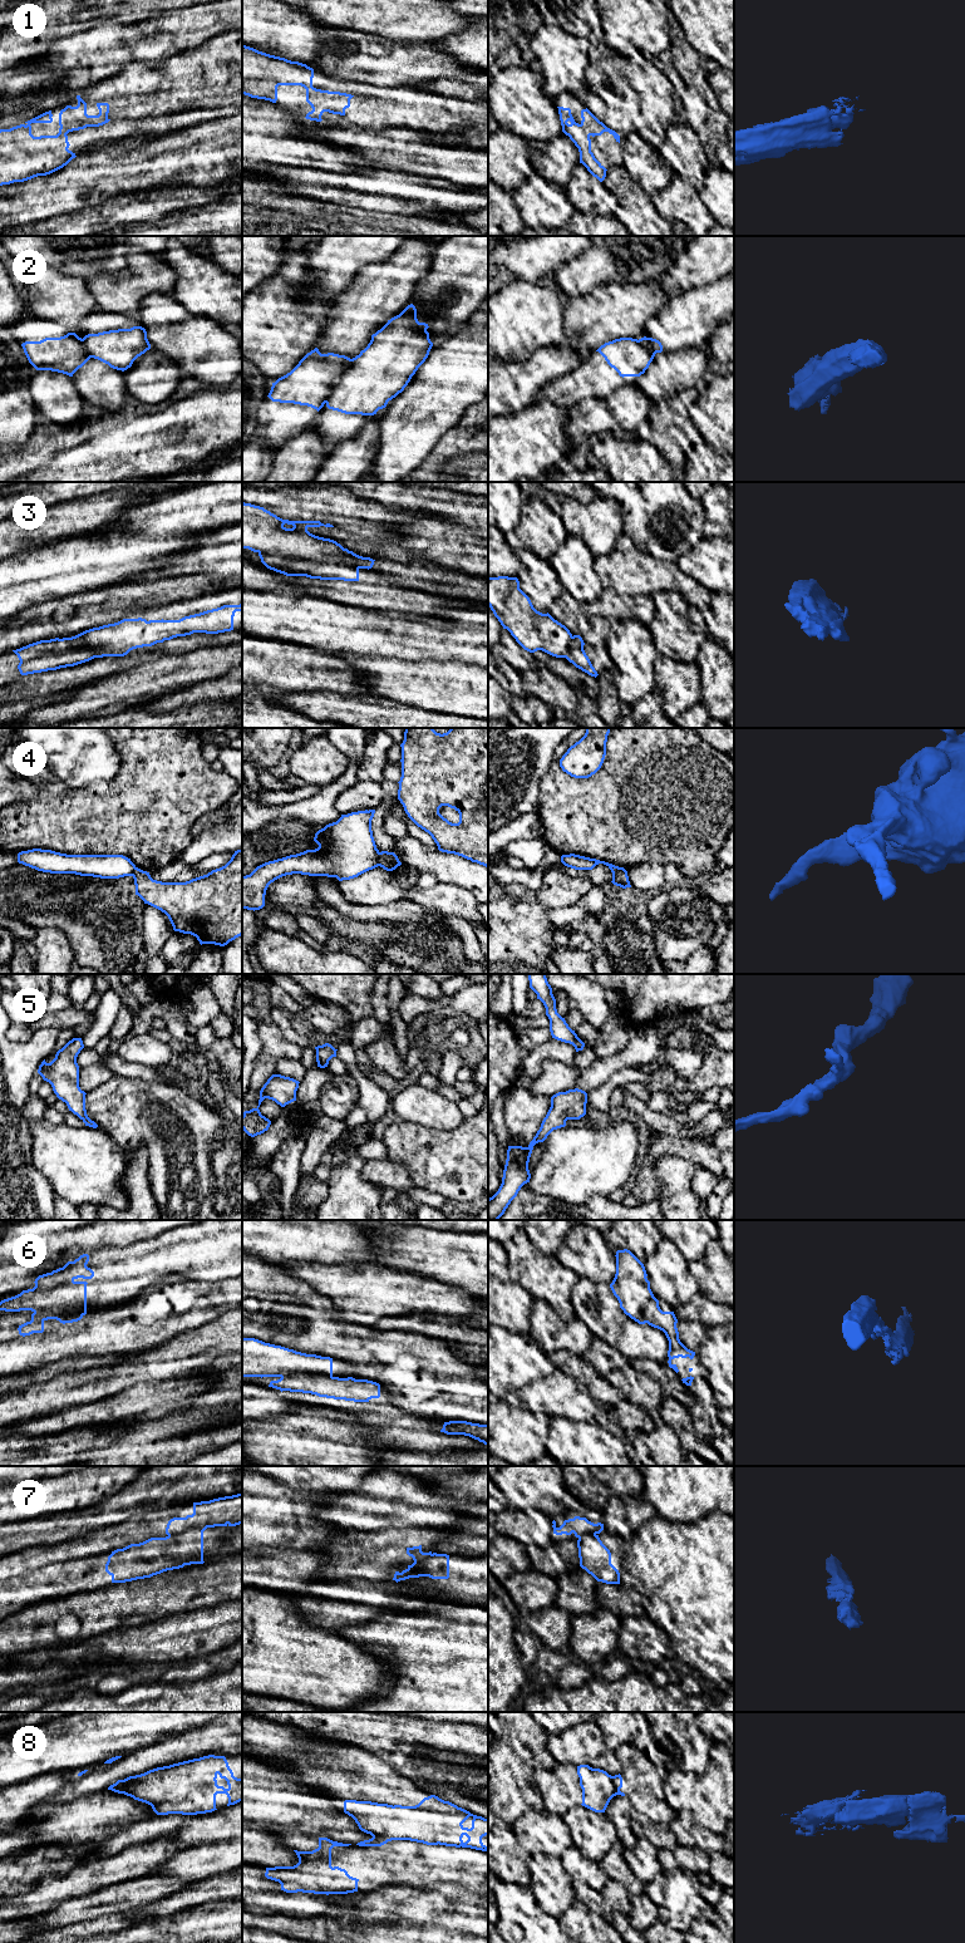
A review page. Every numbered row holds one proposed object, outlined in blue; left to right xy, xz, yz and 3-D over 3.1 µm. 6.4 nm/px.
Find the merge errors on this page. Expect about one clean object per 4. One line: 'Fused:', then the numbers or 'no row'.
Fused: 2, 3, 4, 6, 7, 8

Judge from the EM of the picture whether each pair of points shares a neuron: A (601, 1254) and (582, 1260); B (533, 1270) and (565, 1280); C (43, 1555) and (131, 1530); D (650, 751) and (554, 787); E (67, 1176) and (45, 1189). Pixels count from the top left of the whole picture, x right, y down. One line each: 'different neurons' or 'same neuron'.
A: same neuron
B: same neuron
C: same neuron
D: same neuron
E: different neurons

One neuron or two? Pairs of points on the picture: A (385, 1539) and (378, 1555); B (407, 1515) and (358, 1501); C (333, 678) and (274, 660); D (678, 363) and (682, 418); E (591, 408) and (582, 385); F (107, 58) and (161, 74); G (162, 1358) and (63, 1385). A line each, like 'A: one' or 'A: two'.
A: one
B: one
C: one
D: two
E: two
F: two
G: one

